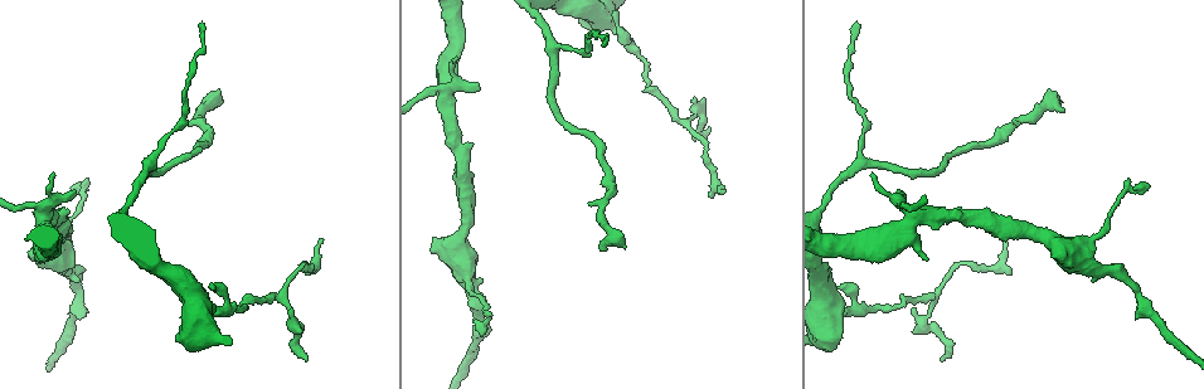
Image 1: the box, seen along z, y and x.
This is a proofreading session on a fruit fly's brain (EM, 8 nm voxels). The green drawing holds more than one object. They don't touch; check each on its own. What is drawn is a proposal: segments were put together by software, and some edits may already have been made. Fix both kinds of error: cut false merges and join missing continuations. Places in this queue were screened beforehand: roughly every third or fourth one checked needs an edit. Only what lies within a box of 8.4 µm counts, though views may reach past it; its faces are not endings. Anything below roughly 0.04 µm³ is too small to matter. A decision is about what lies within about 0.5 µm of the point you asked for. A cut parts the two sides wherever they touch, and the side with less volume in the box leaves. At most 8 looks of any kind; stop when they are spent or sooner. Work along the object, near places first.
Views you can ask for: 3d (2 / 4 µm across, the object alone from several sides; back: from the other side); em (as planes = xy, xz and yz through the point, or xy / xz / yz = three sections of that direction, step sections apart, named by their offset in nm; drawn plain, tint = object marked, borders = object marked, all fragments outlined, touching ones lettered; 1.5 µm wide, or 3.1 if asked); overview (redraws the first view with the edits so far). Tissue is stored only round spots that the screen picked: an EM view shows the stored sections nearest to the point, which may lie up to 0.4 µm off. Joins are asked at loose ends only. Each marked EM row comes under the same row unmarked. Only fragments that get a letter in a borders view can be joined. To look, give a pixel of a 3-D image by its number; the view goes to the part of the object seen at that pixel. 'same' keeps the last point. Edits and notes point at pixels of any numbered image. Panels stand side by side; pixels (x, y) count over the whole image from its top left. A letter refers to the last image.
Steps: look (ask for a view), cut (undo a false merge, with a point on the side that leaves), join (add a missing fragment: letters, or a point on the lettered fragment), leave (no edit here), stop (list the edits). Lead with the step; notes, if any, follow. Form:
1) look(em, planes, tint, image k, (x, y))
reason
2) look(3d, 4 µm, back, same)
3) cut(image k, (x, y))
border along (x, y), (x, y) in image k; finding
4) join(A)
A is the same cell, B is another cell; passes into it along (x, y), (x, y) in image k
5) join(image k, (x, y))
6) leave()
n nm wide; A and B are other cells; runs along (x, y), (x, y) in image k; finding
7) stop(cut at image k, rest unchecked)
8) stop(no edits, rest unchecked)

look(em, planes, borders, image 1, (1006, 242))
tapers out

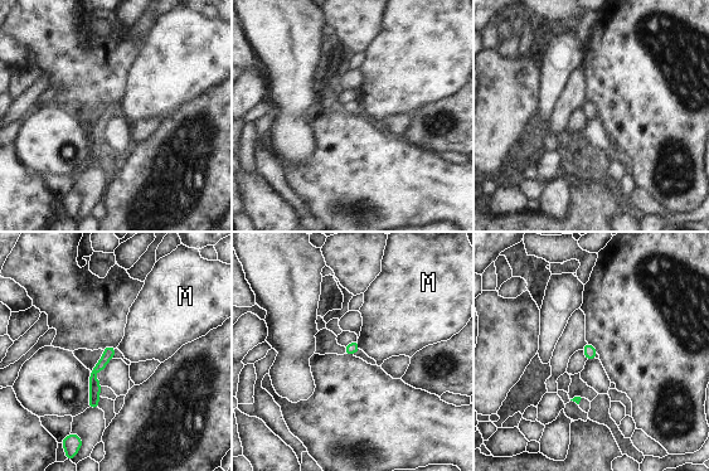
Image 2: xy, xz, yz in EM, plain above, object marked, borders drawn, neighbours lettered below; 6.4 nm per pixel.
leave()
M is another cell; border along (358, 340), (360, 349) in image 2; none of them fits

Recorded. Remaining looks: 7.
look(em, planes, borders, image 1, (478, 89))
branch stops here

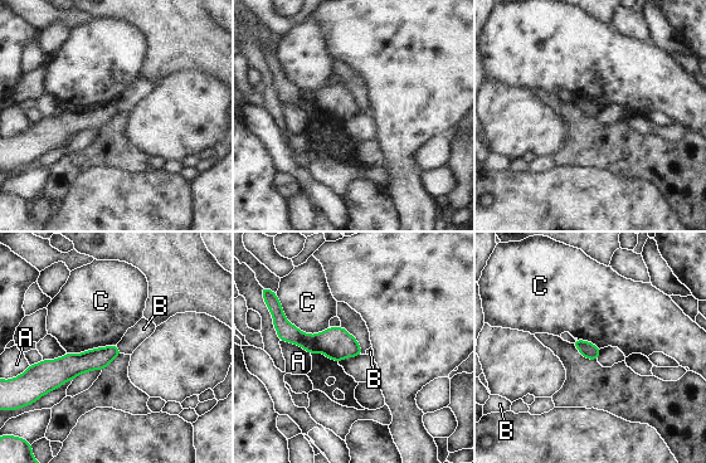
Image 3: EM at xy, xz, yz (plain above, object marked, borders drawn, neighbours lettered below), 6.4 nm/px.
leave()
A, B and C are other cells; border along (281, 303), (303, 332), (330, 327) in image 3; no lettered fragment goes on from it

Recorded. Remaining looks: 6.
look(em, planes, tint, image 1, (609, 25))
branch point

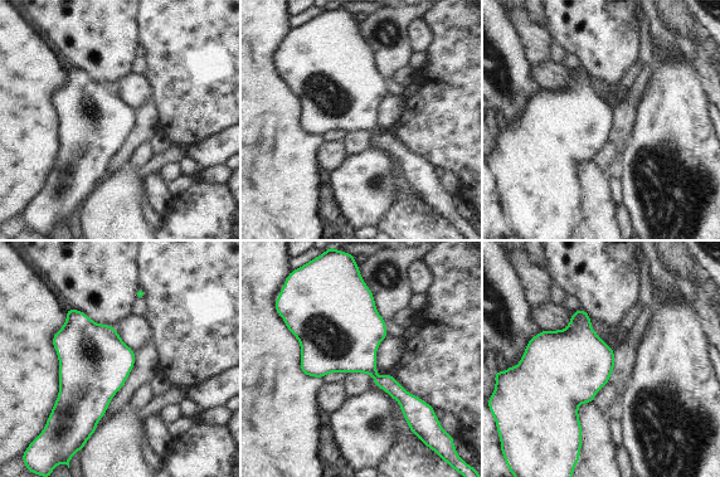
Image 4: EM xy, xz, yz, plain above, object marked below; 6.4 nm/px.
look(em, planes, borders, same)
what lies round it

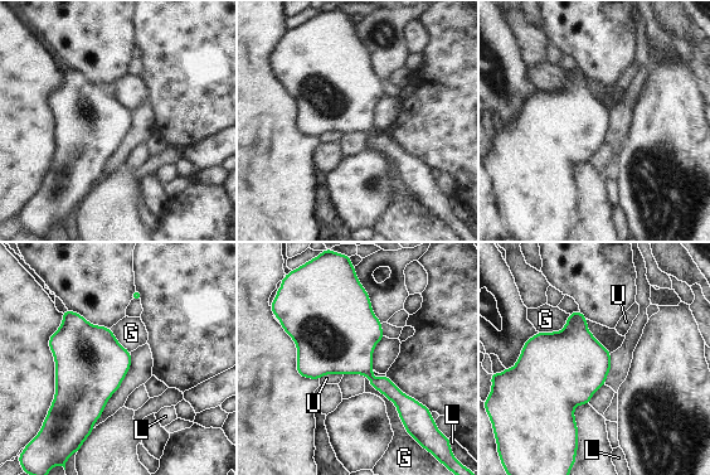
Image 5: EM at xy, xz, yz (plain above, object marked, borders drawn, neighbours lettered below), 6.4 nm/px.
leave()
420 nm wide; G, L and U are other cells; continuous, no second neuron

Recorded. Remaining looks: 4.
stop(no edits, rest unchecked)

